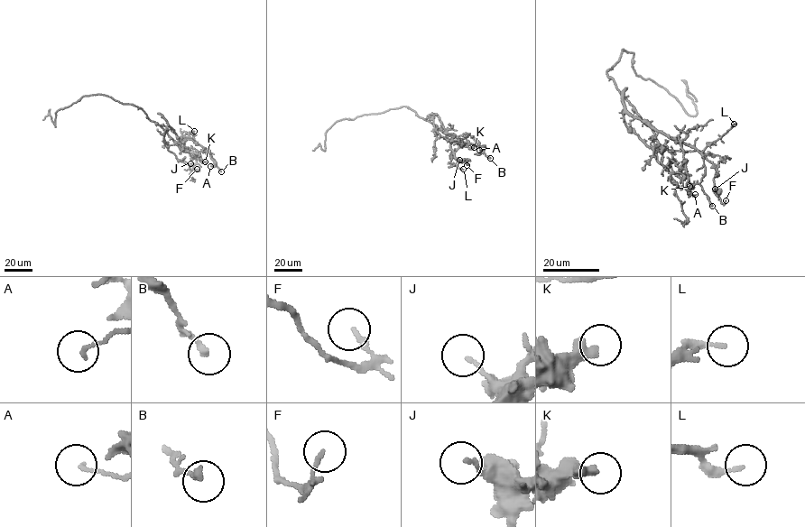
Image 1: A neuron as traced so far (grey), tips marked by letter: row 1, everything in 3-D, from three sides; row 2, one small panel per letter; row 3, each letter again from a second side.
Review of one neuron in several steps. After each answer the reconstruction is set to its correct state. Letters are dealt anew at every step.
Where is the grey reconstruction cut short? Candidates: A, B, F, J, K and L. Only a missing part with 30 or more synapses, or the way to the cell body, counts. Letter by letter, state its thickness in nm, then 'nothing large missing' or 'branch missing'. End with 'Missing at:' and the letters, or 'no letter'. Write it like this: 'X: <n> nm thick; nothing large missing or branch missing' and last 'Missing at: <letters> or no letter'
A: 120 nm thick; nothing large missing
B: 240 nm thick; nothing large missing
F: 150 nm thick; nothing large missing
J: 130 nm thick; nothing large missing
K: 400 nm thick; nothing large missing
L: 150 nm thick; nothing large missing
Missing at: no letter

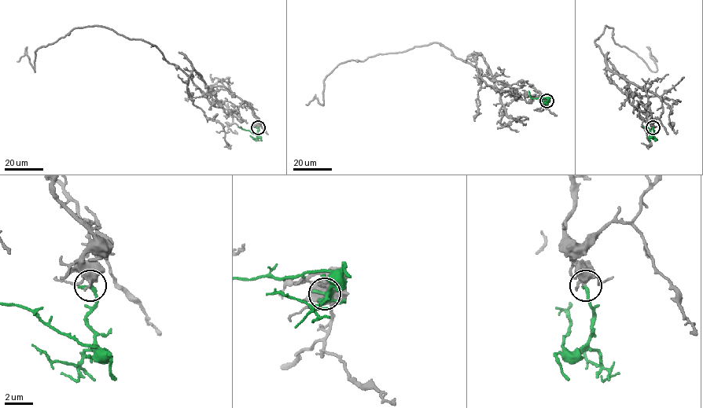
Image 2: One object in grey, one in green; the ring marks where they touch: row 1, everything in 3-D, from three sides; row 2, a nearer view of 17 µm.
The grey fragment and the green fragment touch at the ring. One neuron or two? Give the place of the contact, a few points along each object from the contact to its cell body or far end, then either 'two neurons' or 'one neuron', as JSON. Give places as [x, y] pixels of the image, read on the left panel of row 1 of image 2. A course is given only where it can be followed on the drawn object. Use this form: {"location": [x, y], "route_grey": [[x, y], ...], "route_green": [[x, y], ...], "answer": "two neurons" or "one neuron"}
{"location": [258, 127], "route_grey": [[258, 127], [245, 102], [213, 106], [155, 45], [104, 27], [41, 46], [34, 71], [26, 50], [16, 61]], "route_green": [[258, 127], [259, 137], [240, 126]], "answer": "one neuron"}

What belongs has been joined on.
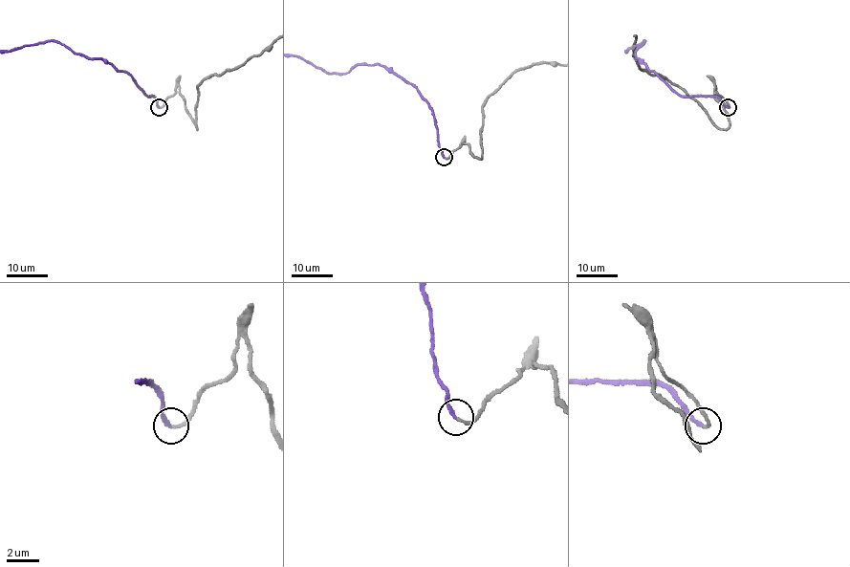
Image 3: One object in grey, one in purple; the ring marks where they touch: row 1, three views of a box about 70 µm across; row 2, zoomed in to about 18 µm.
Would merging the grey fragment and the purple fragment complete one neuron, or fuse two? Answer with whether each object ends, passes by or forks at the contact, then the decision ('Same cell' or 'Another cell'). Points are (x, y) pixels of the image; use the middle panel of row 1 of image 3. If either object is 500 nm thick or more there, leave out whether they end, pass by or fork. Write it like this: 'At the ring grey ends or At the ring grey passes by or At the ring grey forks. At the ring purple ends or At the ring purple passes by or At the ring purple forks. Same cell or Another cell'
At the ring grey ends. At the ring purple ends. Same cell

